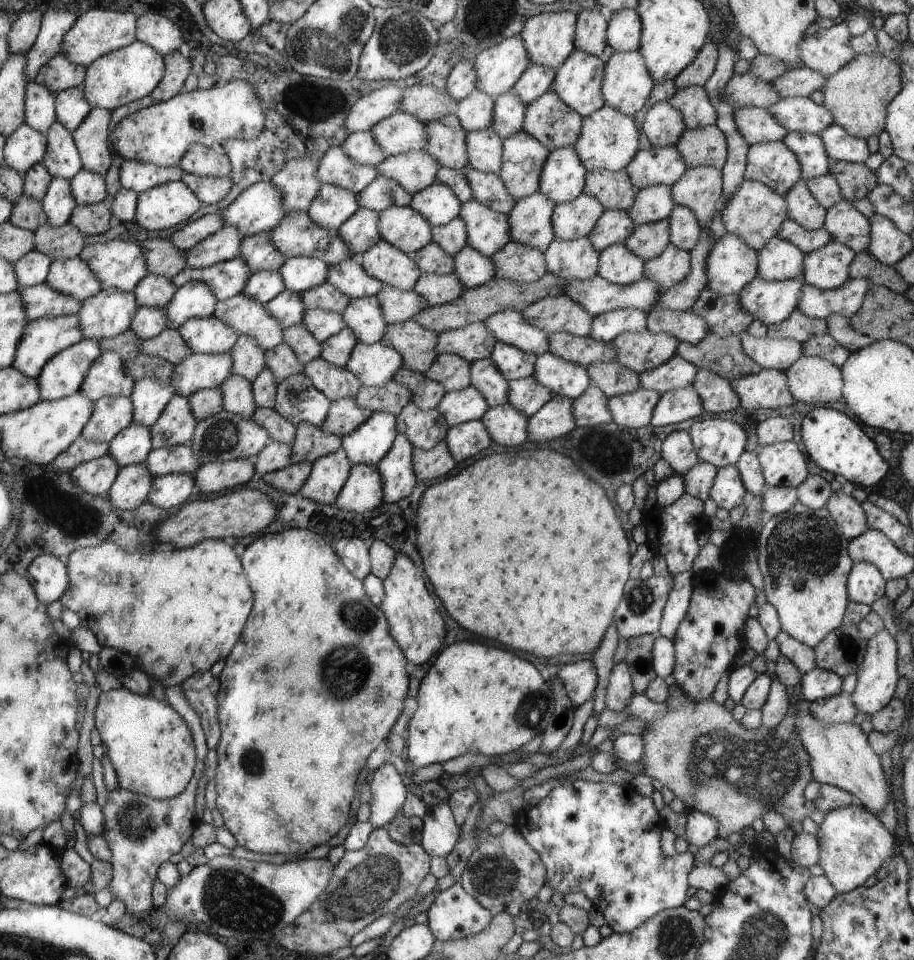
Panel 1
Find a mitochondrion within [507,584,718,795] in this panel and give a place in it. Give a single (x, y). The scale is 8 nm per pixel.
(533, 707)

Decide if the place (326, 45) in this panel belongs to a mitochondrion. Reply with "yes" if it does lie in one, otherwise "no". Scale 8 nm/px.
yes

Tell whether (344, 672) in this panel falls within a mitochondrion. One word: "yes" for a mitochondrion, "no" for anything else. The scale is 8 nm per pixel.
yes

